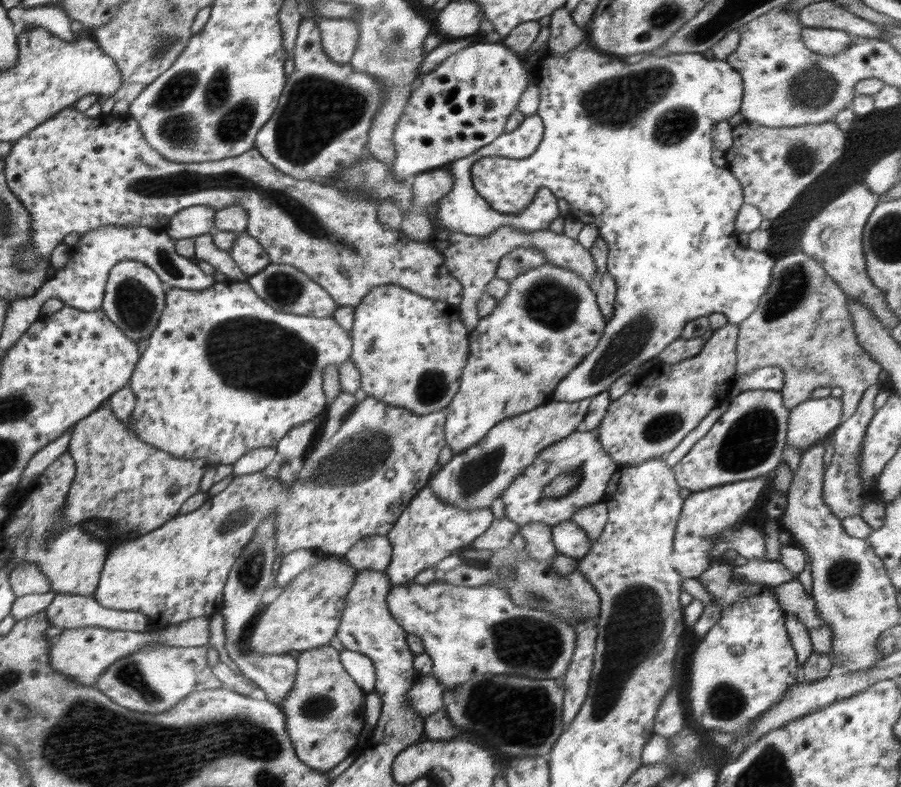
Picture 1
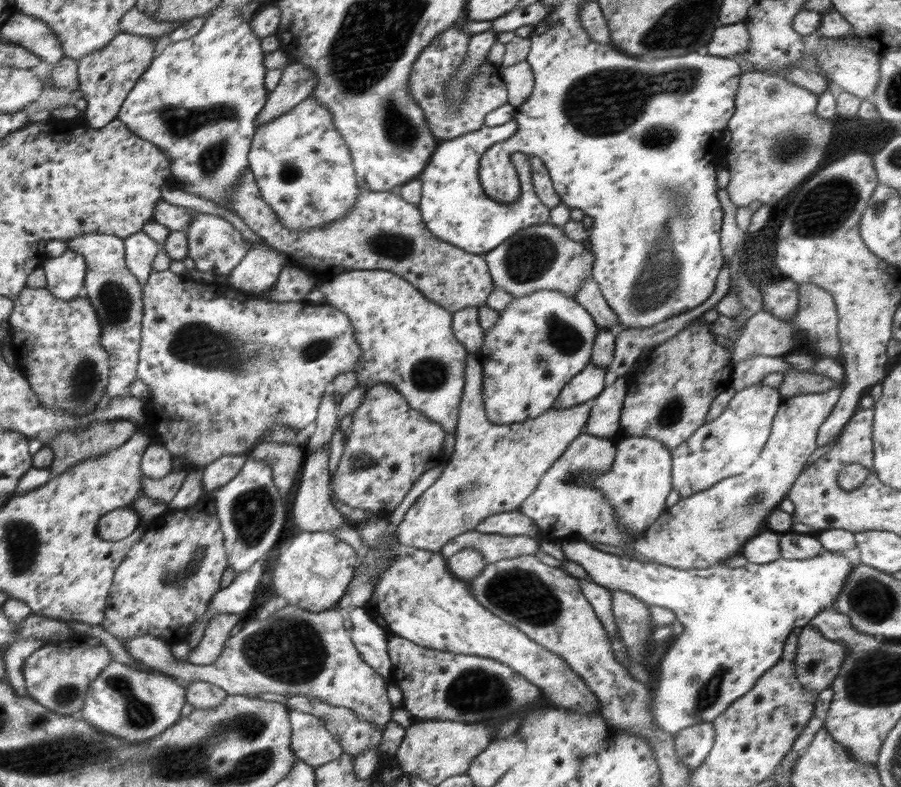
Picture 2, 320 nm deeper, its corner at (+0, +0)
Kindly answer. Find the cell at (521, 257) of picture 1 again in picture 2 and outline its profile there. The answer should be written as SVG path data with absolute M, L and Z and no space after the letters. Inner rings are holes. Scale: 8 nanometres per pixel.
M544 223L523 228L496 248L483 254L496 287L515 297L537 290L557 290L568 298L575 298L580 287L591 277L595 254L581 241L568 238L561 227Z

